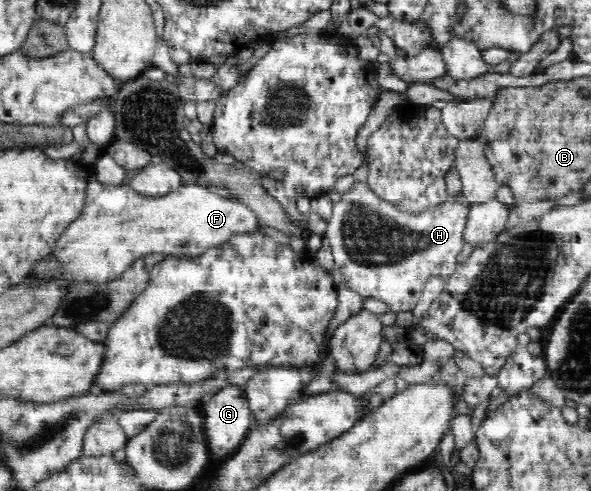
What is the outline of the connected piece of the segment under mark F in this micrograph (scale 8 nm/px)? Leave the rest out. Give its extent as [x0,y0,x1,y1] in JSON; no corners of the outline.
[55,179,268,284]

